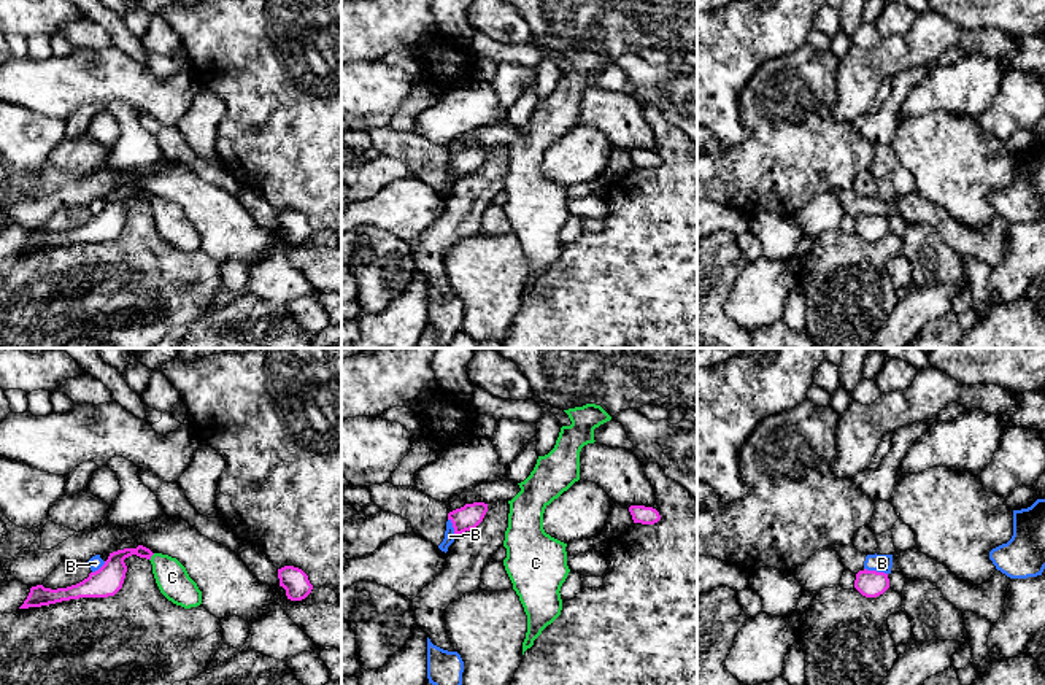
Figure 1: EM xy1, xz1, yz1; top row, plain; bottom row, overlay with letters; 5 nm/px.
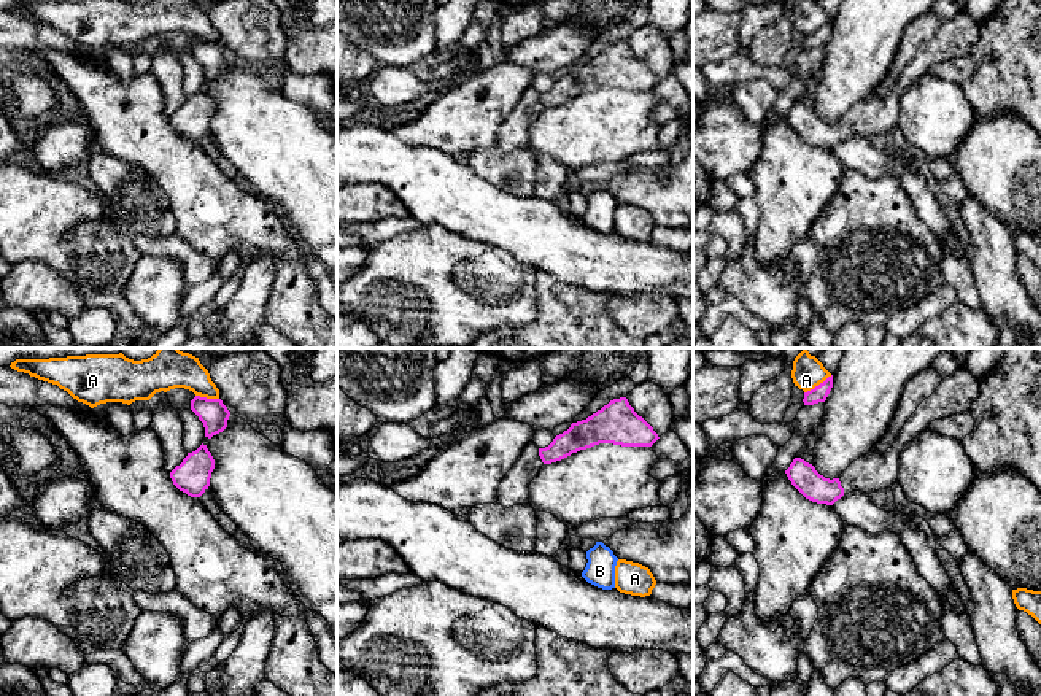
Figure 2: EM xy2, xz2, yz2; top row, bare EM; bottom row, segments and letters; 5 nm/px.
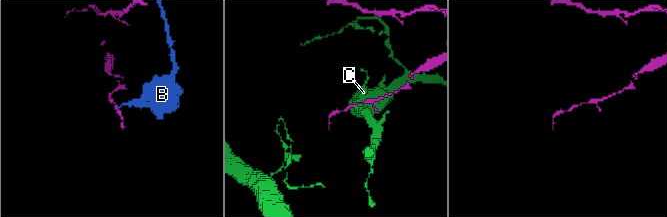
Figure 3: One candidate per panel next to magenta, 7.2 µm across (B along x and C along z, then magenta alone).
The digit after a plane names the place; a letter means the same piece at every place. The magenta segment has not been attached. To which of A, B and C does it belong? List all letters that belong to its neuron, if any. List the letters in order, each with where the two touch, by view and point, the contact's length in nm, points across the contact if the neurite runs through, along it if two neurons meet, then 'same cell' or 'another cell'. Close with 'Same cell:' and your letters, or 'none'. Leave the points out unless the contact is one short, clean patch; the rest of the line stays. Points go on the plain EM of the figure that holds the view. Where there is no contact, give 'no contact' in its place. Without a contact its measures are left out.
A: contact yz2 (819, 29); length 170 nm; border yz2 (832, 19), (804, 37); another cell
B: contact yz1 (875, 215); length 120 nm; border yz1 (864, 212), (886, 218); another cell
C: contact xy1 (151, 199); length 50 nm; border xy1 (154, 197), (150, 204); another cell
Same cell: none

